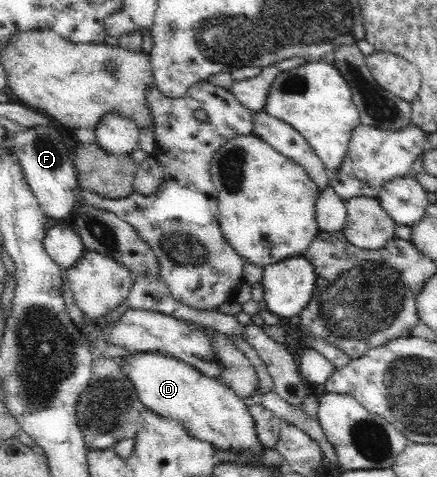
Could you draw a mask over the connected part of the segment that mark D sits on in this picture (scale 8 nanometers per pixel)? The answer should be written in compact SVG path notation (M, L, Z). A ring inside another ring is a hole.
M129 351L117 362L124 375L131 379L138 399L145 407L166 419L180 422L193 438L208 442L215 451L262 451L263 444L258 439L248 407L222 381L210 379L178 358L160 353Z

